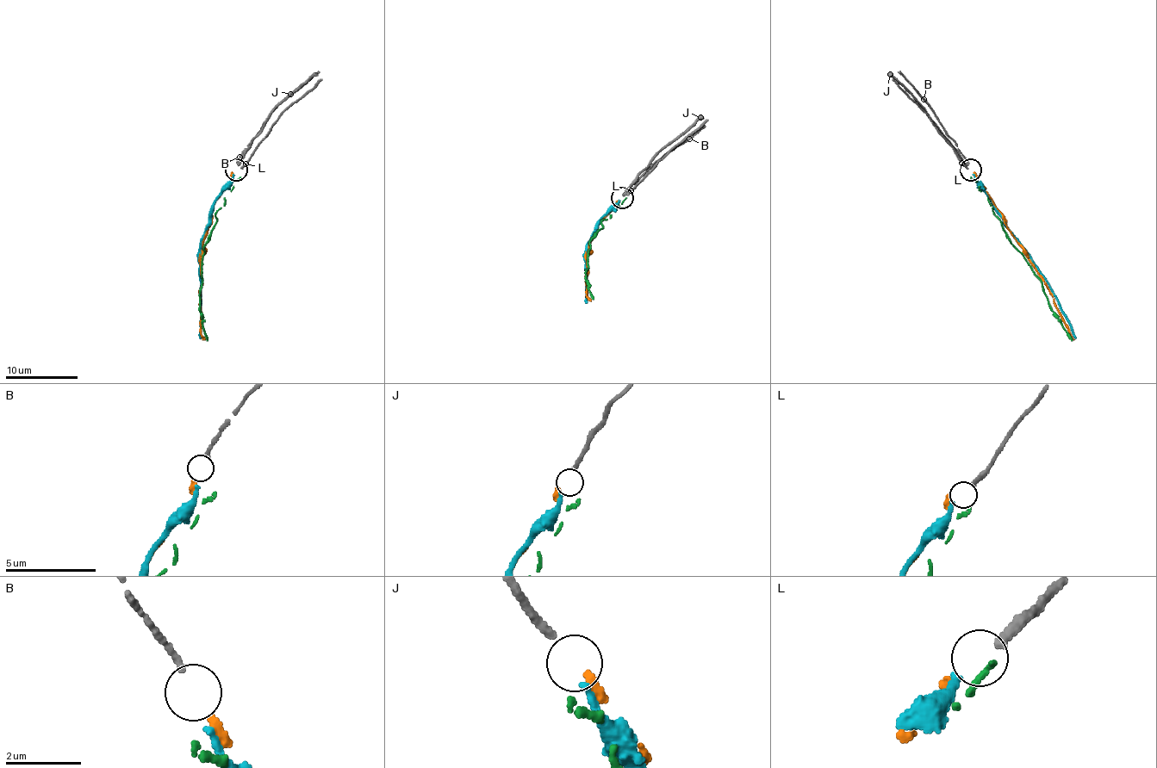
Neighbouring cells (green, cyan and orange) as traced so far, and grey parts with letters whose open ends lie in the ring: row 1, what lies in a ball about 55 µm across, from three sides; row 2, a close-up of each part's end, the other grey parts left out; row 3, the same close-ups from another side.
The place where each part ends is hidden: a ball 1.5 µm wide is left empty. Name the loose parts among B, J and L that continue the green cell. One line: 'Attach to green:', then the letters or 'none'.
Attach to green: none

